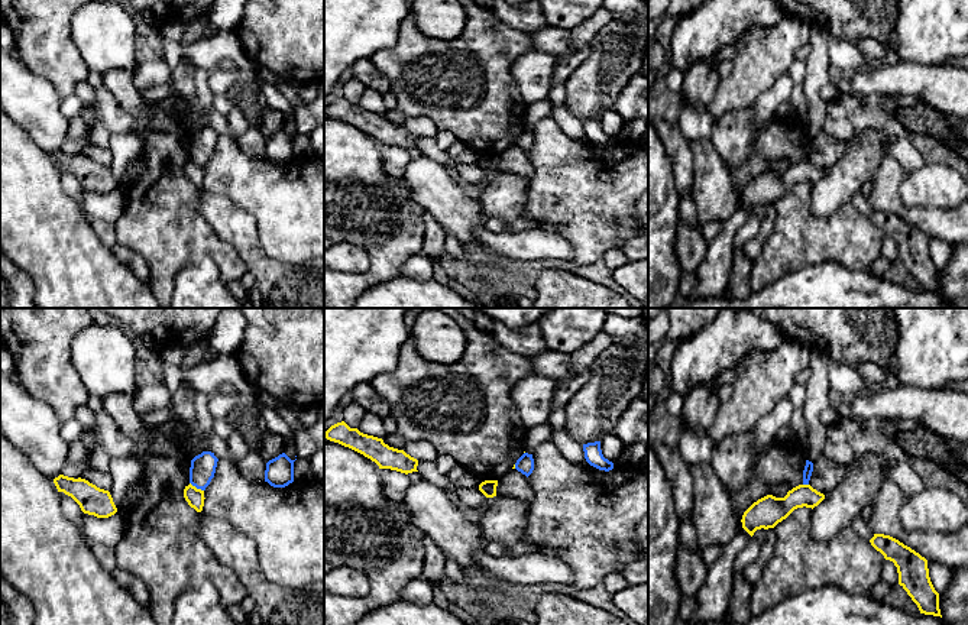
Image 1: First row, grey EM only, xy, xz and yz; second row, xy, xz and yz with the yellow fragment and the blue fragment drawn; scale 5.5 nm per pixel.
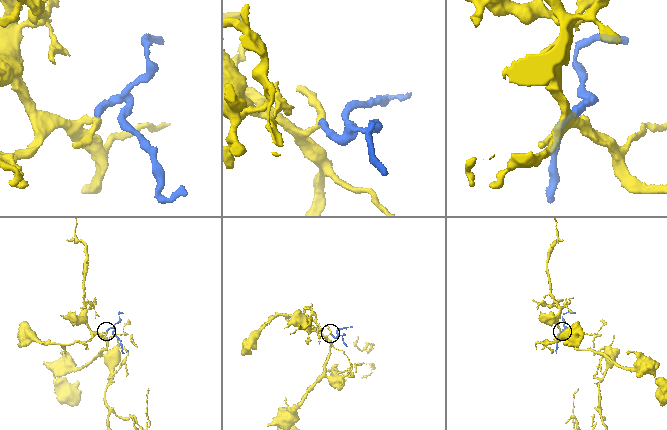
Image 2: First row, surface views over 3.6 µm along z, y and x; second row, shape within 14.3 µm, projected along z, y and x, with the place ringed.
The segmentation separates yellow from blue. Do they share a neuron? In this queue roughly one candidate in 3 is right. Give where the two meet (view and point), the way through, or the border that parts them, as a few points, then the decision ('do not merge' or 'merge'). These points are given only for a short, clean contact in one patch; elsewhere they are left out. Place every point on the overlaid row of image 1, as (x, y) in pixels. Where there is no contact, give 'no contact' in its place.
xy (196, 488) | along xy (190, 482), (203, 491) | do not merge

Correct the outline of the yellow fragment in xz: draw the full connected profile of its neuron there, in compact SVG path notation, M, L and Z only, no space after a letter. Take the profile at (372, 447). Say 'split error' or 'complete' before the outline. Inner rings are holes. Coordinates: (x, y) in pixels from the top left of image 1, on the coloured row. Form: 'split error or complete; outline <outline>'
complete; outline M344 421L331 425L324 438L349 447L365 457L375 462L379 469L391 469L401 473L418 472L418 460L407 454L404 450L389 447L382 438L360 433L350 428Z

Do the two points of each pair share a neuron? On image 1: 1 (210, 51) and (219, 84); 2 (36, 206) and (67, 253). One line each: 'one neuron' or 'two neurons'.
1: two neurons
2: one neuron

